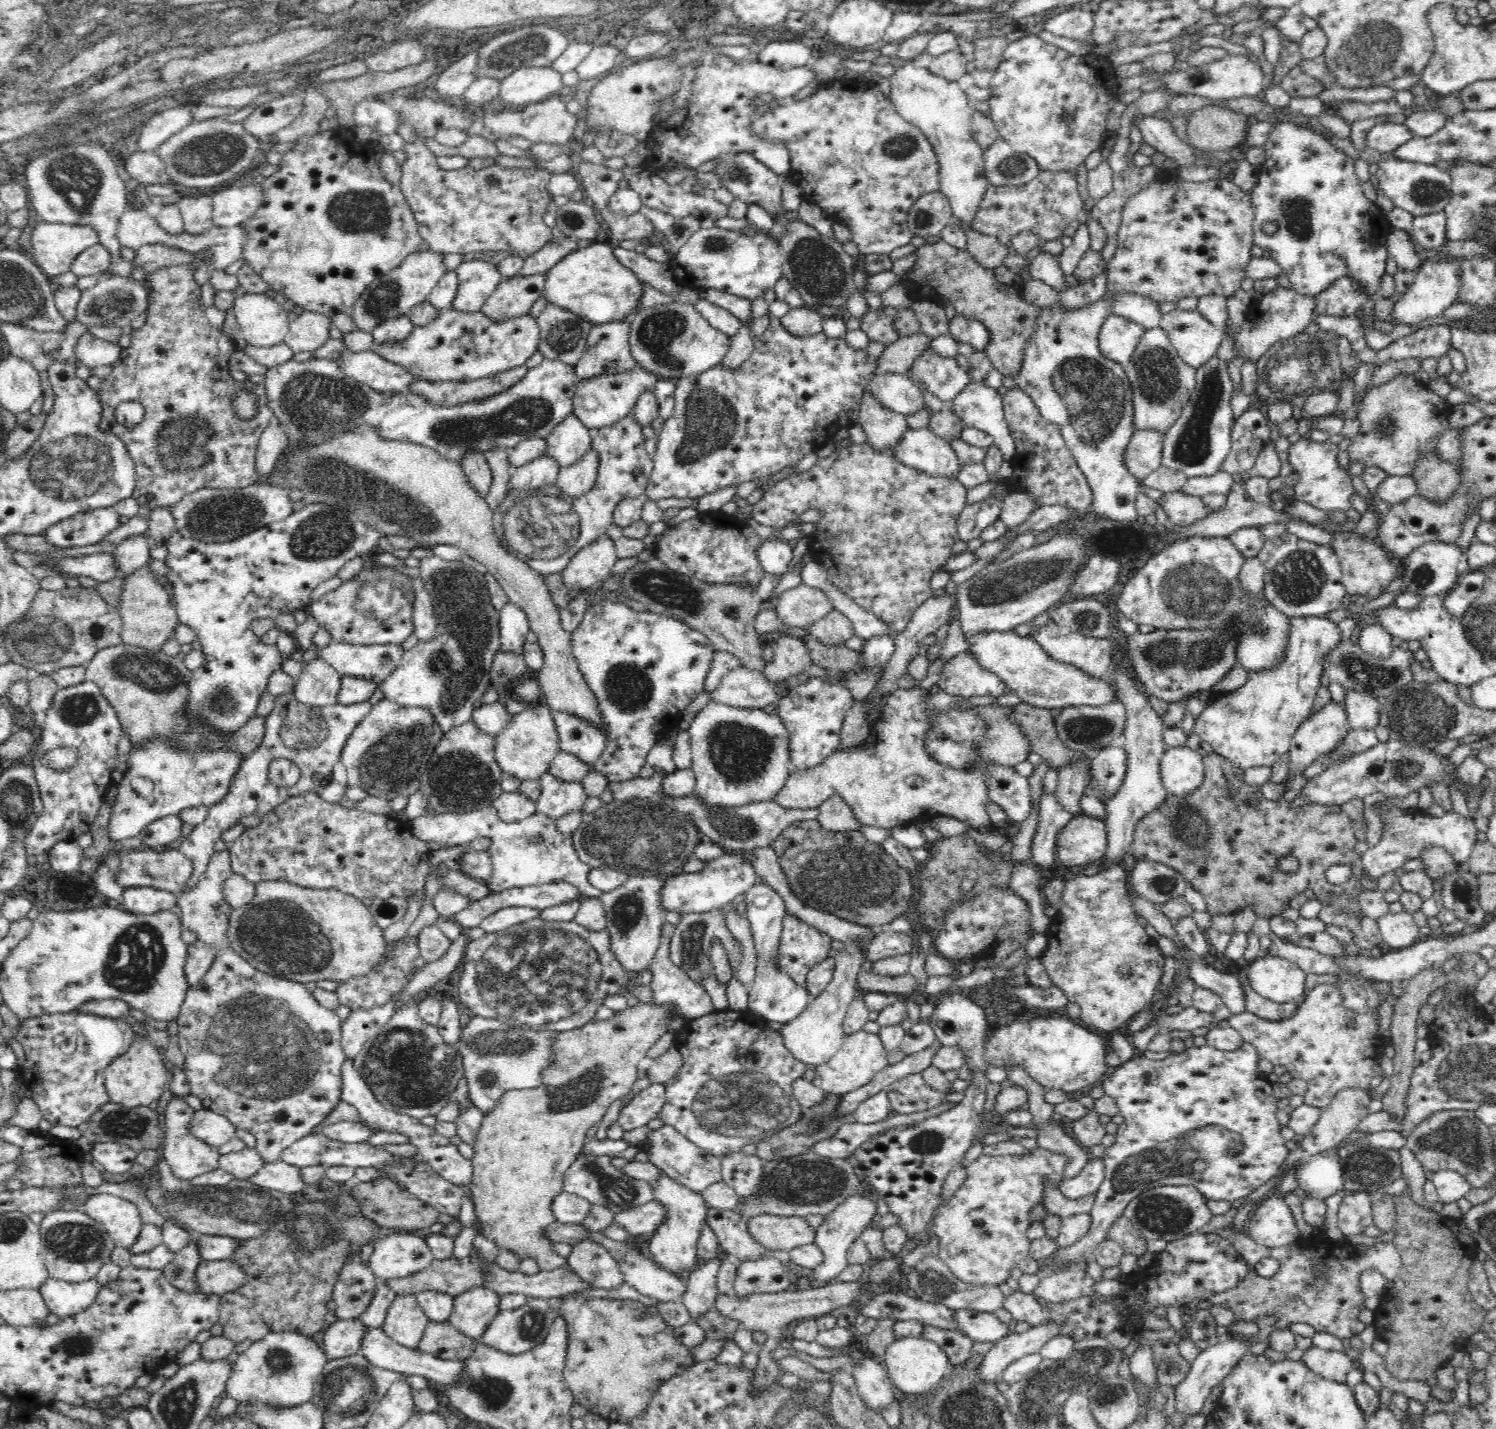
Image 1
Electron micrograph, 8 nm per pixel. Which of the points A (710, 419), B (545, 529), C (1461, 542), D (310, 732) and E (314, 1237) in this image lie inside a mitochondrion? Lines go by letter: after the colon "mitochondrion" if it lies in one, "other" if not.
A: mitochondrion
B: mitochondrion
C: other
D: mitochondrion
E: mitochondrion

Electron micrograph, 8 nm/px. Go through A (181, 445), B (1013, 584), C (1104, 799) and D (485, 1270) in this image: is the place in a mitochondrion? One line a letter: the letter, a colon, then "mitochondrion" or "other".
A: mitochondrion
B: mitochondrion
C: other
D: other

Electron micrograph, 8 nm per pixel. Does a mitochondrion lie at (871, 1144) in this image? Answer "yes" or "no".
no

